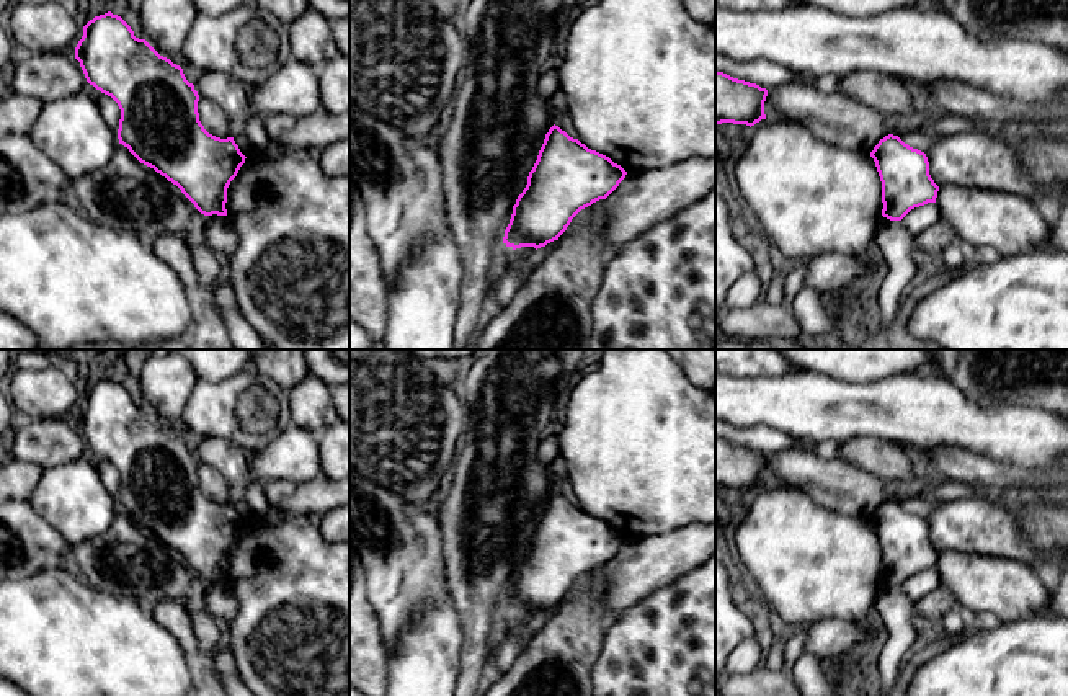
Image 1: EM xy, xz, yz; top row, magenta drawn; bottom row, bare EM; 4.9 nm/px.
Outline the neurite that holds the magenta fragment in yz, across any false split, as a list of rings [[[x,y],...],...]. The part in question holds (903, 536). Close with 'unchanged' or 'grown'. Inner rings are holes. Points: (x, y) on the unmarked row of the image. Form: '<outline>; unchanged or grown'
[[[888,500],[870,518],[882,547],[882,582],[901,587],[911,575],[936,569],[939,552],[929,541],[929,528],[924,518],[910,513],[898,502]]]; unchanged

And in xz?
[[[554,490],[513,572],[503,609],[537,616],[558,606],[581,575],[606,565],[625,541],[609,523]]]; unchanged

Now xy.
[[[111,377],[83,392],[75,425],[87,448],[118,469],[119,510],[140,529],[176,551],[201,580],[227,582],[227,554],[247,523],[234,503],[220,505],[204,495],[198,479],[199,461],[183,435],[160,422],[145,405],[136,404],[131,392]]]; unchanged

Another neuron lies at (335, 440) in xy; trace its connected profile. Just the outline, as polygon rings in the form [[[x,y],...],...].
[[[338,420],[320,436],[320,472],[330,479],[349,477],[349,425]]]

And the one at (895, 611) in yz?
[[[882,582],[875,600],[875,614],[885,632],[879,655],[880,691],[888,693],[906,654],[919,645],[924,632],[914,614],[914,603],[901,587]]]

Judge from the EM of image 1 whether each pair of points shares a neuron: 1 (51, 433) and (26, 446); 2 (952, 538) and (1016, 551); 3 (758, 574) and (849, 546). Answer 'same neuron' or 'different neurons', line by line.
1: same neuron
2: same neuron
3: same neuron

